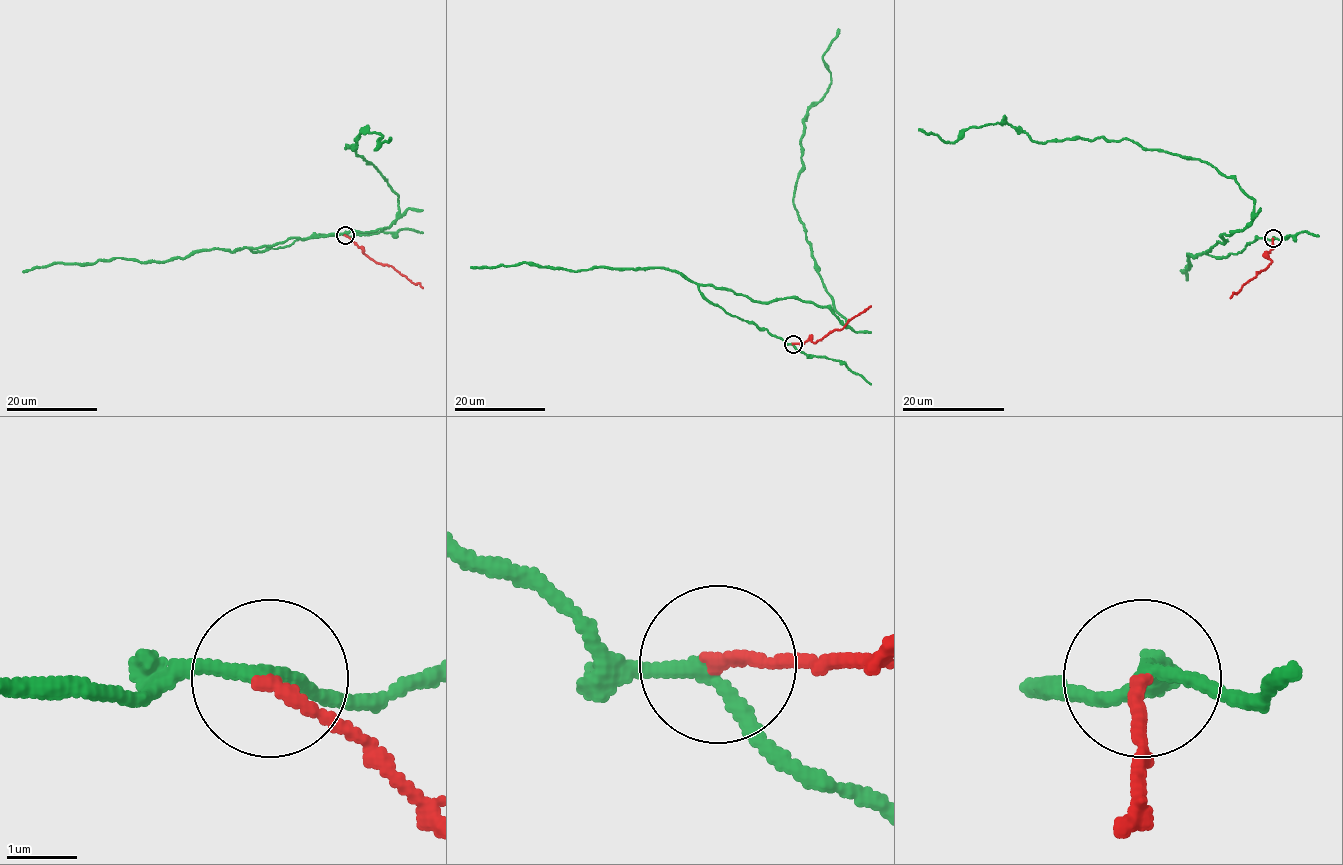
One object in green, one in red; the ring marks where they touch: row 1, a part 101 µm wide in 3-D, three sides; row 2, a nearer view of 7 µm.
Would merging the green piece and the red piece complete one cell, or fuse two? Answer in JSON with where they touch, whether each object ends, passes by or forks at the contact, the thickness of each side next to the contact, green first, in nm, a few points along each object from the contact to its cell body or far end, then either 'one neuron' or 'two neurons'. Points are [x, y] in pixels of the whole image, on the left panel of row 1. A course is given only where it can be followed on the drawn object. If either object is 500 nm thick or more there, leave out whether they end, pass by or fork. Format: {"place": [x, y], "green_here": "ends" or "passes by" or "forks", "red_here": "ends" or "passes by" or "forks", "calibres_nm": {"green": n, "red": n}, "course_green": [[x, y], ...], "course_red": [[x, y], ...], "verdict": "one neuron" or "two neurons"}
{"place": [345, 235], "green_here": "passes by", "red_here": "ends", "calibres_nm": {"green": 180, "red": 180}, "course_green": [[345, 234], [251, 250], [386, 229], [398, 196], [345, 148], [363, 132], [383, 136], [375, 149], [390, 137]], "course_red": [[345, 234], [367, 256], [390, 265], [422, 288]], "verdict": "two neurons"}

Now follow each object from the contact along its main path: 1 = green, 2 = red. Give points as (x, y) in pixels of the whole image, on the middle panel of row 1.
1: (793, 343), (699, 288), (811, 301), (846, 327), (793, 203), (803, 117), (831, 82), (823, 54), (838, 29)
2: (793, 343), (821, 340), (841, 330), (870, 306)

